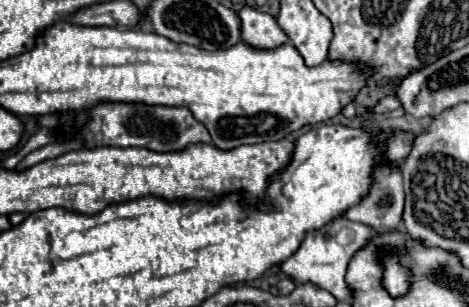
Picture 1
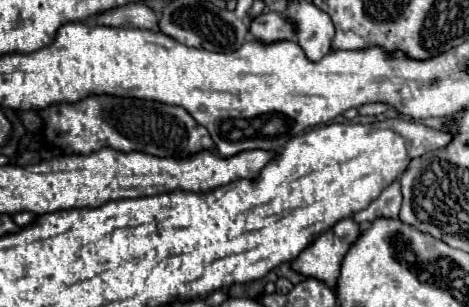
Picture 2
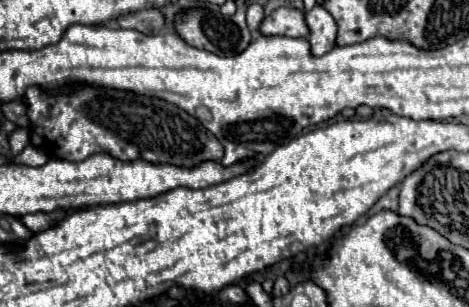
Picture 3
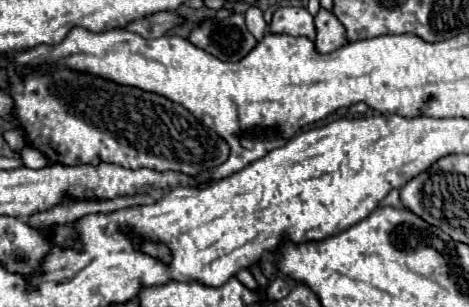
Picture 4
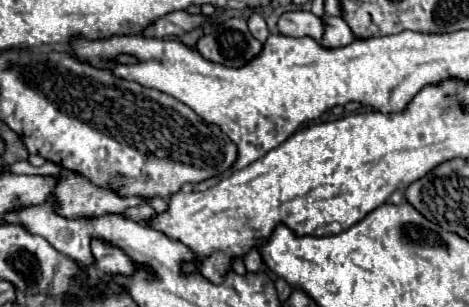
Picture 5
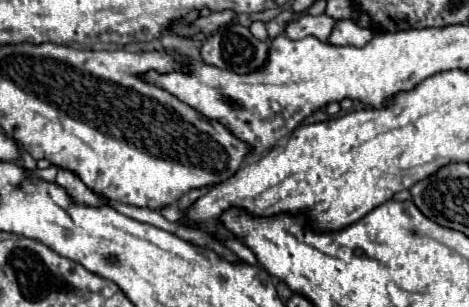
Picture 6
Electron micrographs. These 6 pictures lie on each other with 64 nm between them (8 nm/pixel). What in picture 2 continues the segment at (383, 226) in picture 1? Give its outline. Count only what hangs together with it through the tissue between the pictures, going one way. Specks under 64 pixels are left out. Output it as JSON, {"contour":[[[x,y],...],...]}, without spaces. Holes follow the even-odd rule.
{"contour":[[[392,182],[388,188],[384,188],[384,192],[362,212],[358,212],[354,216],[354,220],[358,224],[368,224],[372,220],[376,220],[378,216],[388,216],[388,218],[398,218],[400,212],[400,182]]]}

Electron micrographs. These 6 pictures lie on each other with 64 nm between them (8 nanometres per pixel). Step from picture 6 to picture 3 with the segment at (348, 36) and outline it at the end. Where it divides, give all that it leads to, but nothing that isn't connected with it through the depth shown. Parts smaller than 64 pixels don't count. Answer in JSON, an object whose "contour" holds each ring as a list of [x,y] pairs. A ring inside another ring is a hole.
{"contour":[[[314,6],[314,10],[306,12],[306,22],[310,28],[308,42],[312,46],[314,56],[322,56],[336,46],[336,20],[324,6]]]}

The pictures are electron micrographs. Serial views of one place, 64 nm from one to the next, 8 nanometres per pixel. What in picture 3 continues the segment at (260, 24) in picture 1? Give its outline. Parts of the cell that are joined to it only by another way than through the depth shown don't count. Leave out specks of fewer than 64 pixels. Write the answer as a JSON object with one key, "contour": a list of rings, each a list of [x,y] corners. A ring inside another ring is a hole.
{"contour":[[[278,8],[274,10],[270,16],[264,18],[260,32],[266,36],[292,36],[292,38],[300,38],[300,36],[308,36],[308,24],[306,24],[306,16],[302,10],[296,8]]]}

